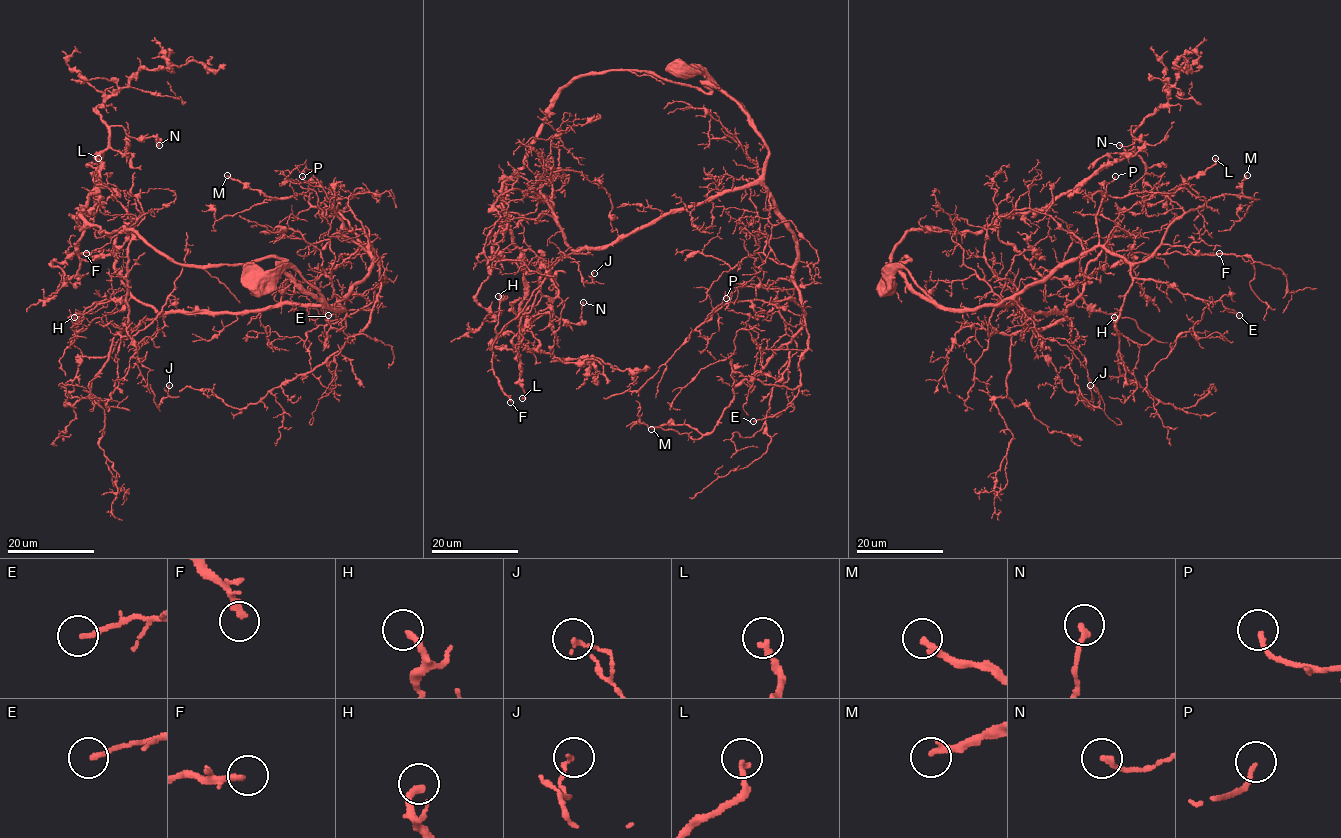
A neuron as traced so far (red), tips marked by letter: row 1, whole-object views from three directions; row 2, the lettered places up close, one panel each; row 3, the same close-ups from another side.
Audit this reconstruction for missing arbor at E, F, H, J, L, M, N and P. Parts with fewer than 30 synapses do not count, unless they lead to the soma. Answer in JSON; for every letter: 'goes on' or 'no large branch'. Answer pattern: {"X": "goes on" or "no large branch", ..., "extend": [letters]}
{"E": "no large branch", "F": "goes on", "H": "no large branch", "J": "no large branch", "L": "no large branch", "M": "goes on", "N": "no large branch", "P": "no large branch", "extend": ["F", "M"]}

